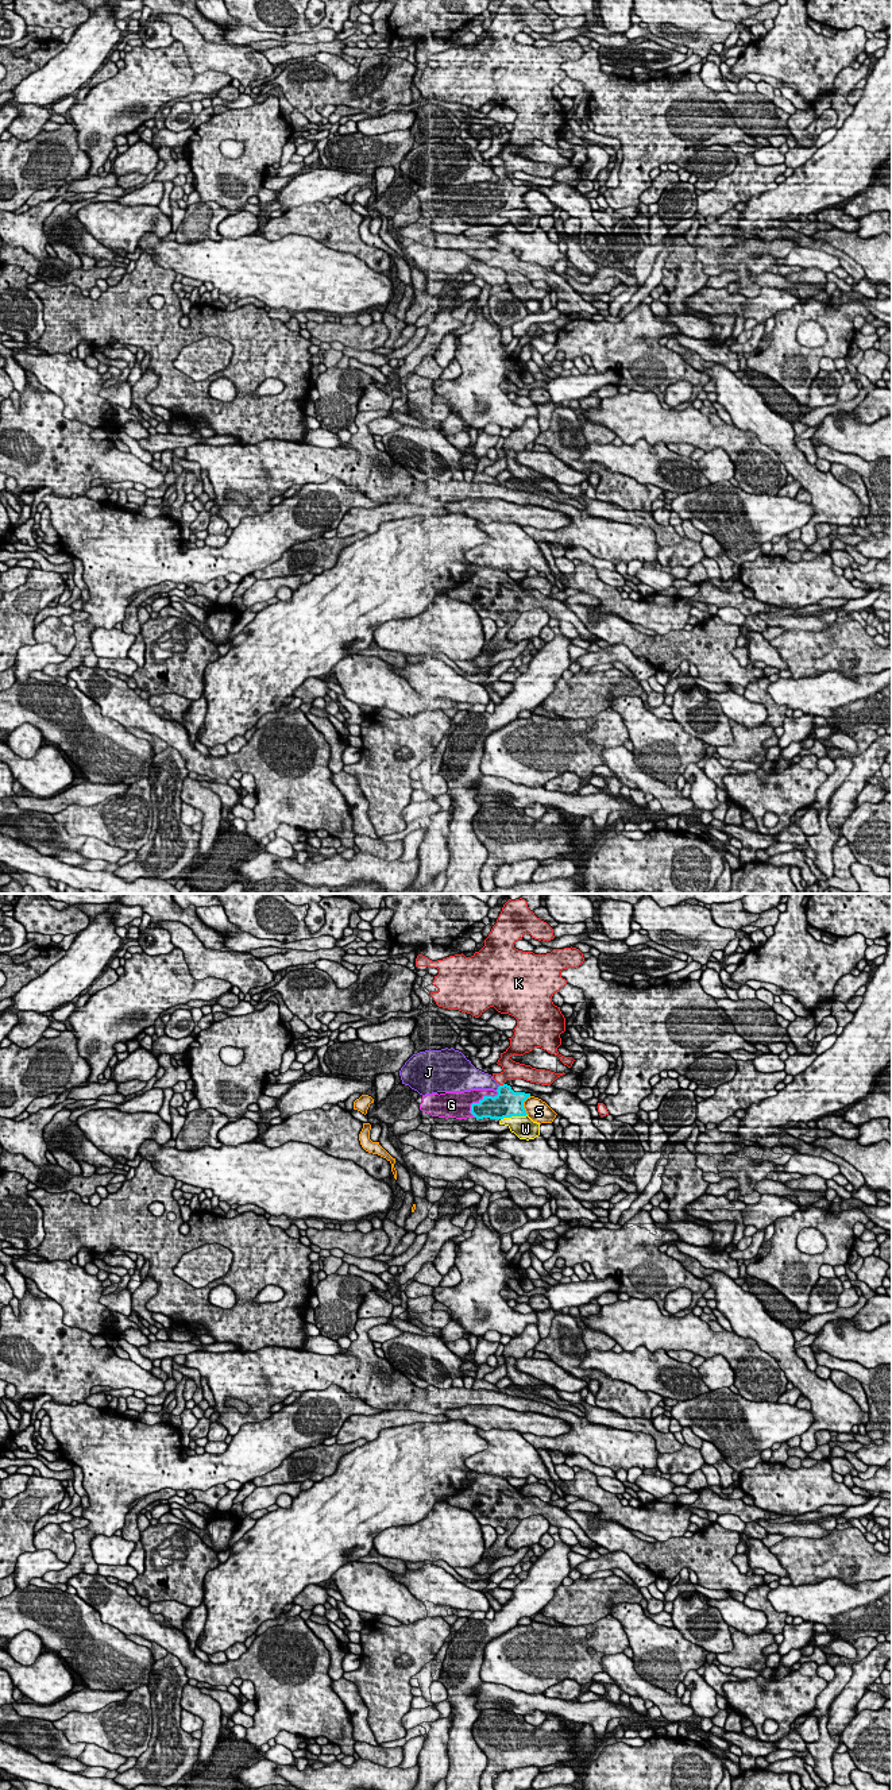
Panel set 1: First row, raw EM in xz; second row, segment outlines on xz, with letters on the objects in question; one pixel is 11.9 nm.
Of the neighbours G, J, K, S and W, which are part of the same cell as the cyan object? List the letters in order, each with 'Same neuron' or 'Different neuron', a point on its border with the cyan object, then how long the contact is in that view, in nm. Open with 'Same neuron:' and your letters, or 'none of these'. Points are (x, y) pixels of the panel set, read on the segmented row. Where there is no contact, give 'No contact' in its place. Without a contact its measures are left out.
Same neuron: G, K
G: Same neuron. Touches cyan at xz (482, 1099). Shared border 440 nm
J: Different neuron. Touches cyan at xz (498, 1088). Shared border 80 nm
K: Same neuron. Touches cyan at xz (501, 1086). Shared border 70 nm
S: Different neuron. Touches cyan at xz (522, 1104). Shared border 220 nm
W: Different neuron. Touches cyan at xz (513, 1115). Shared border 320 nm

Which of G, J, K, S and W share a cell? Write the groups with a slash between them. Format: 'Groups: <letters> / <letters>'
Groups: G K / J / S / W

